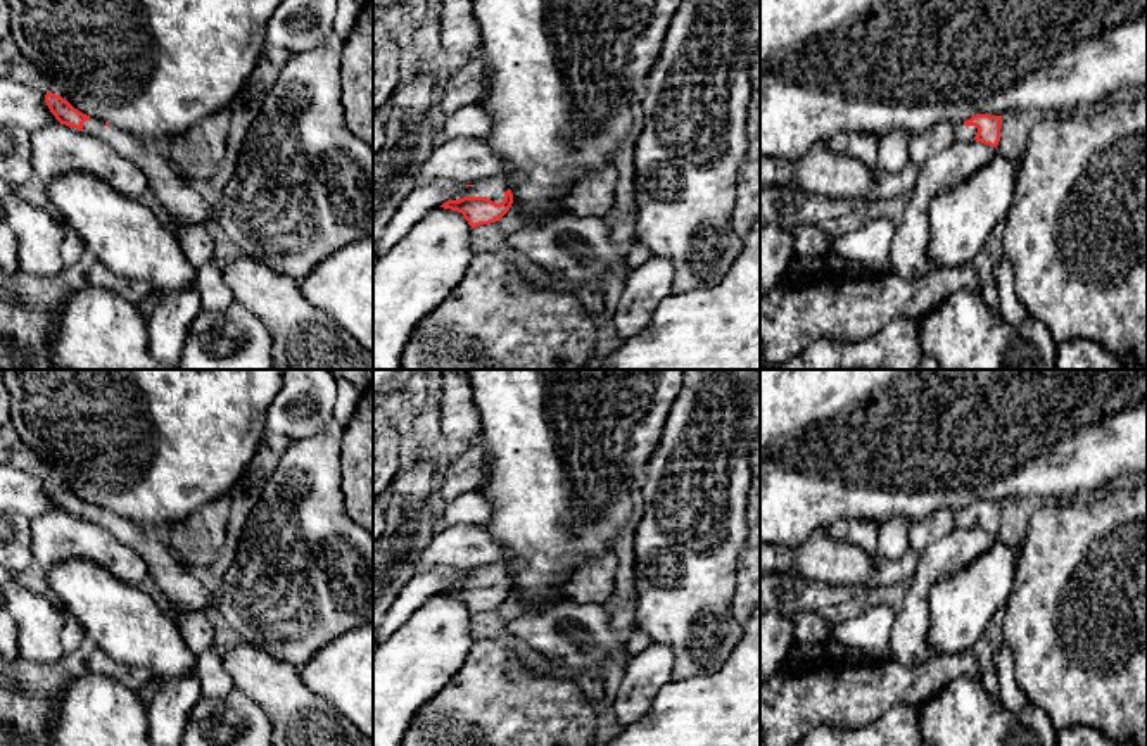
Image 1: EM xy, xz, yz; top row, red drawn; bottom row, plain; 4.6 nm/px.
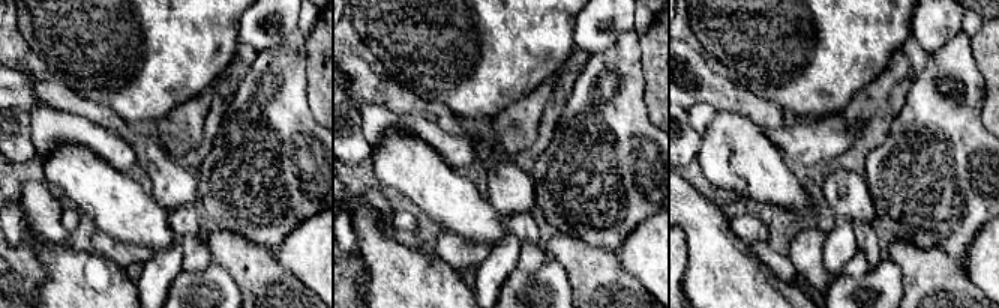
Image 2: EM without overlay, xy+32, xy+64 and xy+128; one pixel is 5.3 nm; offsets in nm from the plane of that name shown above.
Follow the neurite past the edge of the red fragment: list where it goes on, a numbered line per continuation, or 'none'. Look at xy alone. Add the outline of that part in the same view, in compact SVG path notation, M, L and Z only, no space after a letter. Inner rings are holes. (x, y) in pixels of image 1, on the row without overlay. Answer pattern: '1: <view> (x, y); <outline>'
1: xy (183, 593); M97 504L83 509L83 520L93 522L109 530L124 546L135 549L147 563L147 575L166 594L164 606L174 611L202 611L216 599L173 553L161 532L140 527L117 513L107 513Z

